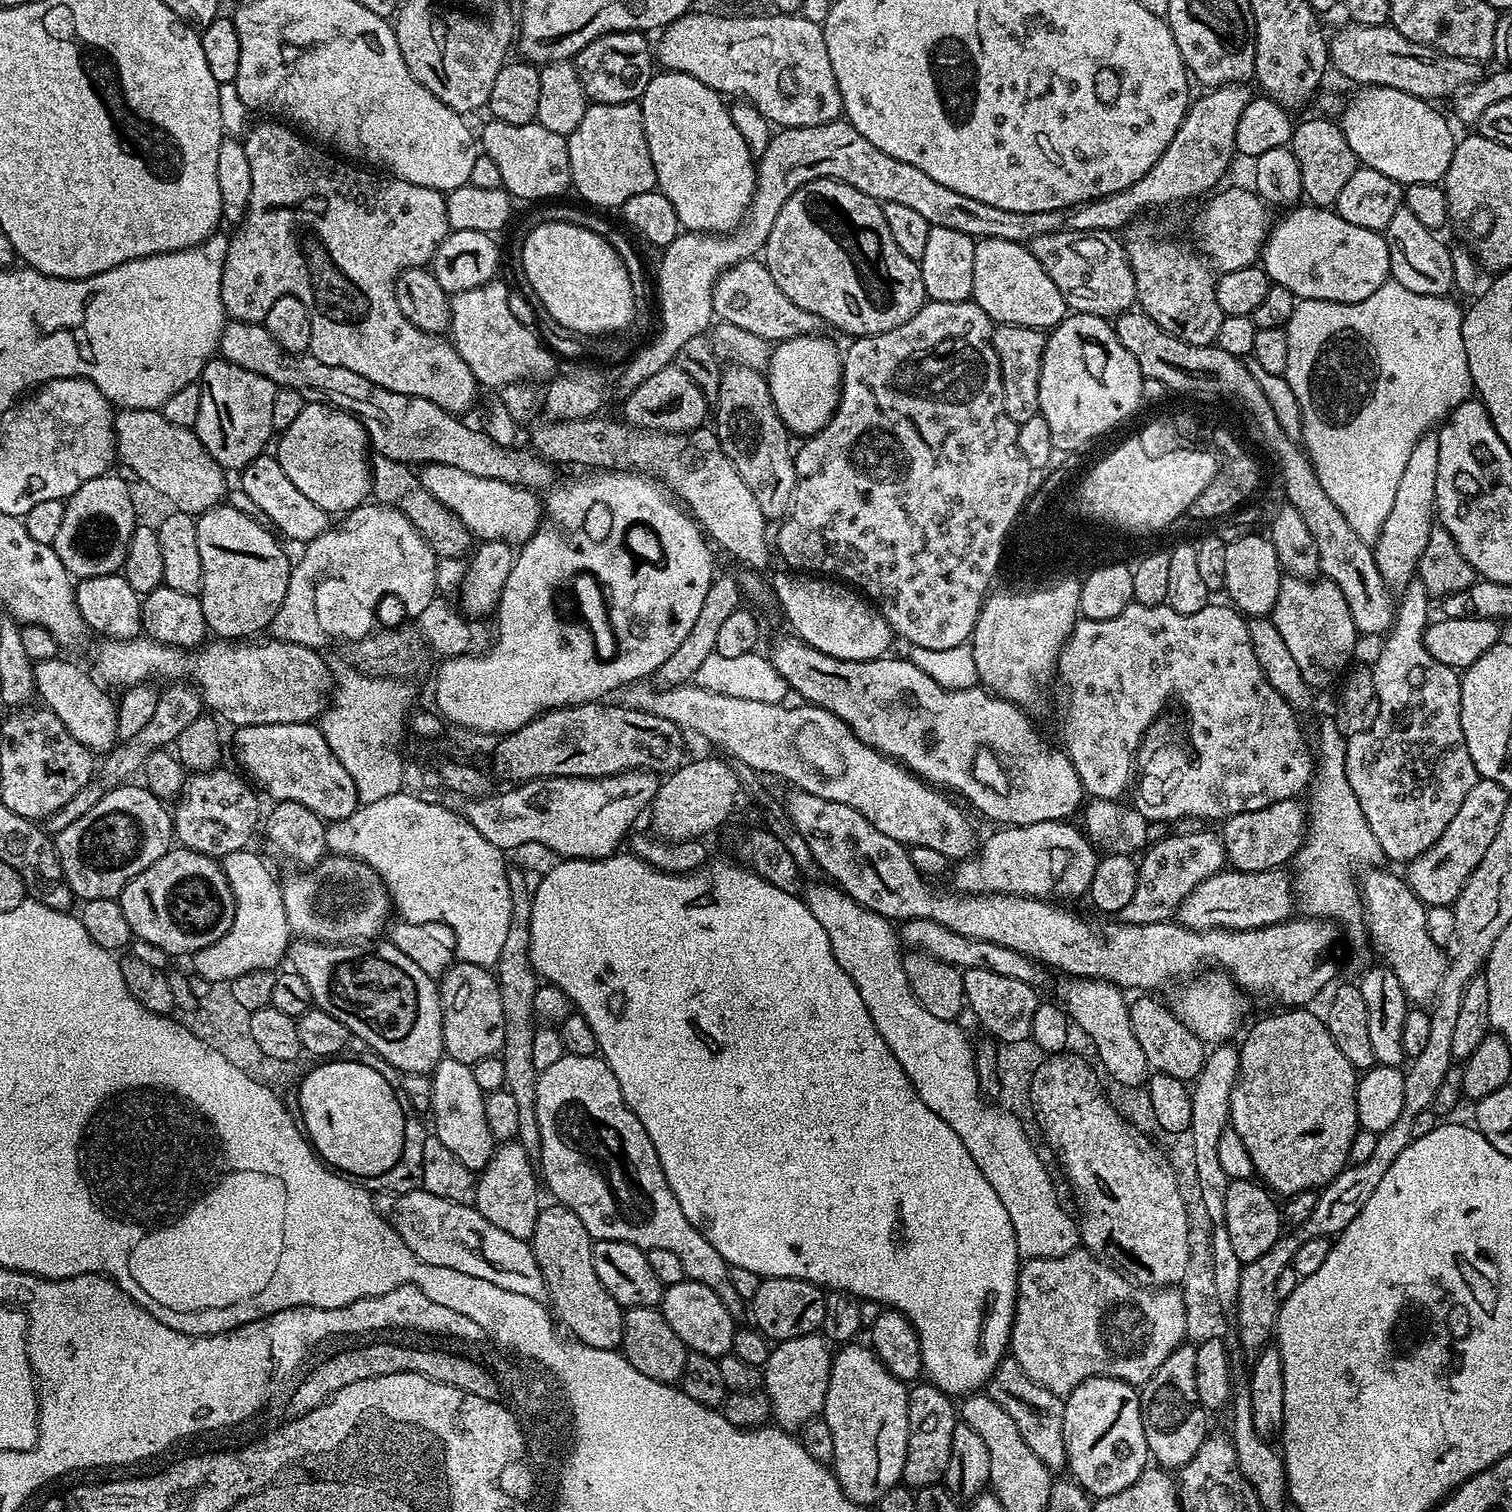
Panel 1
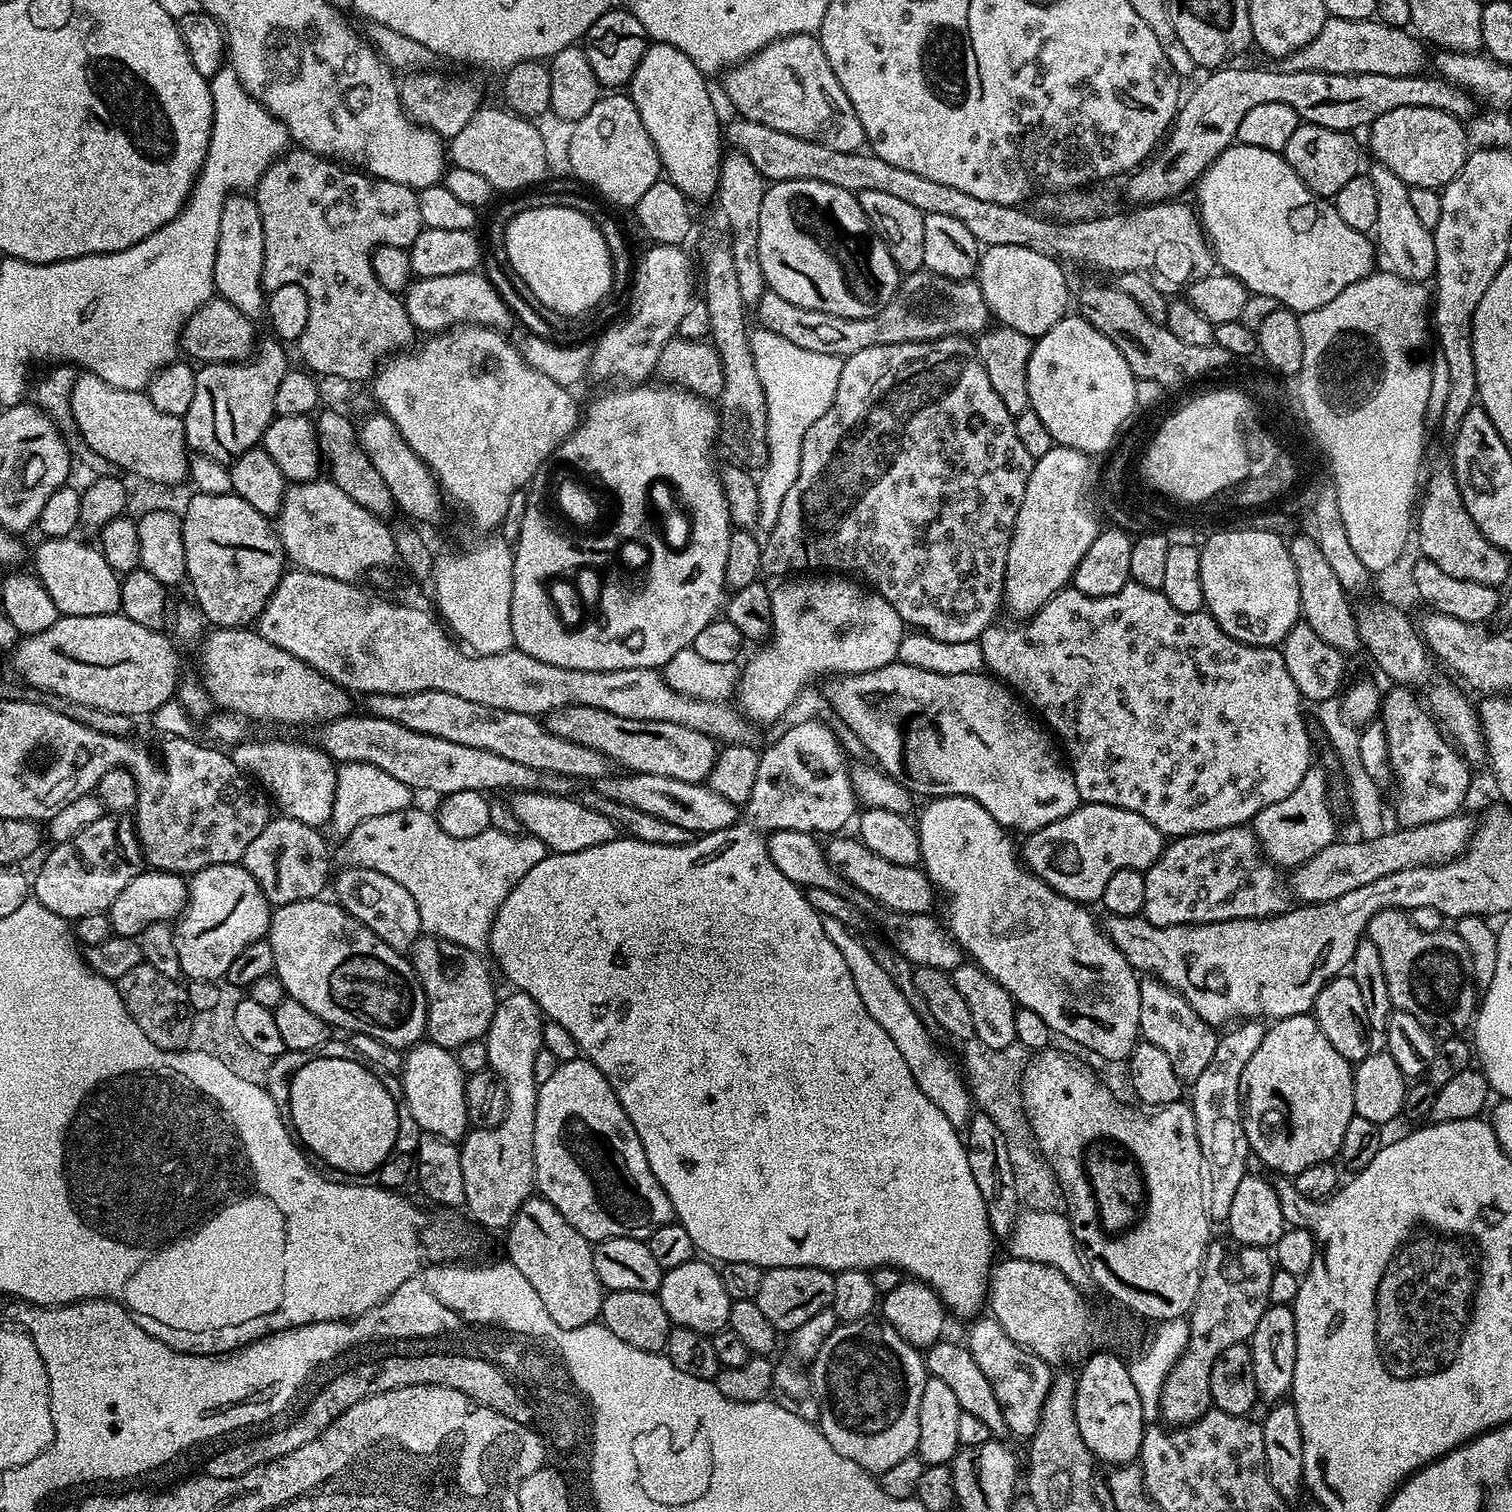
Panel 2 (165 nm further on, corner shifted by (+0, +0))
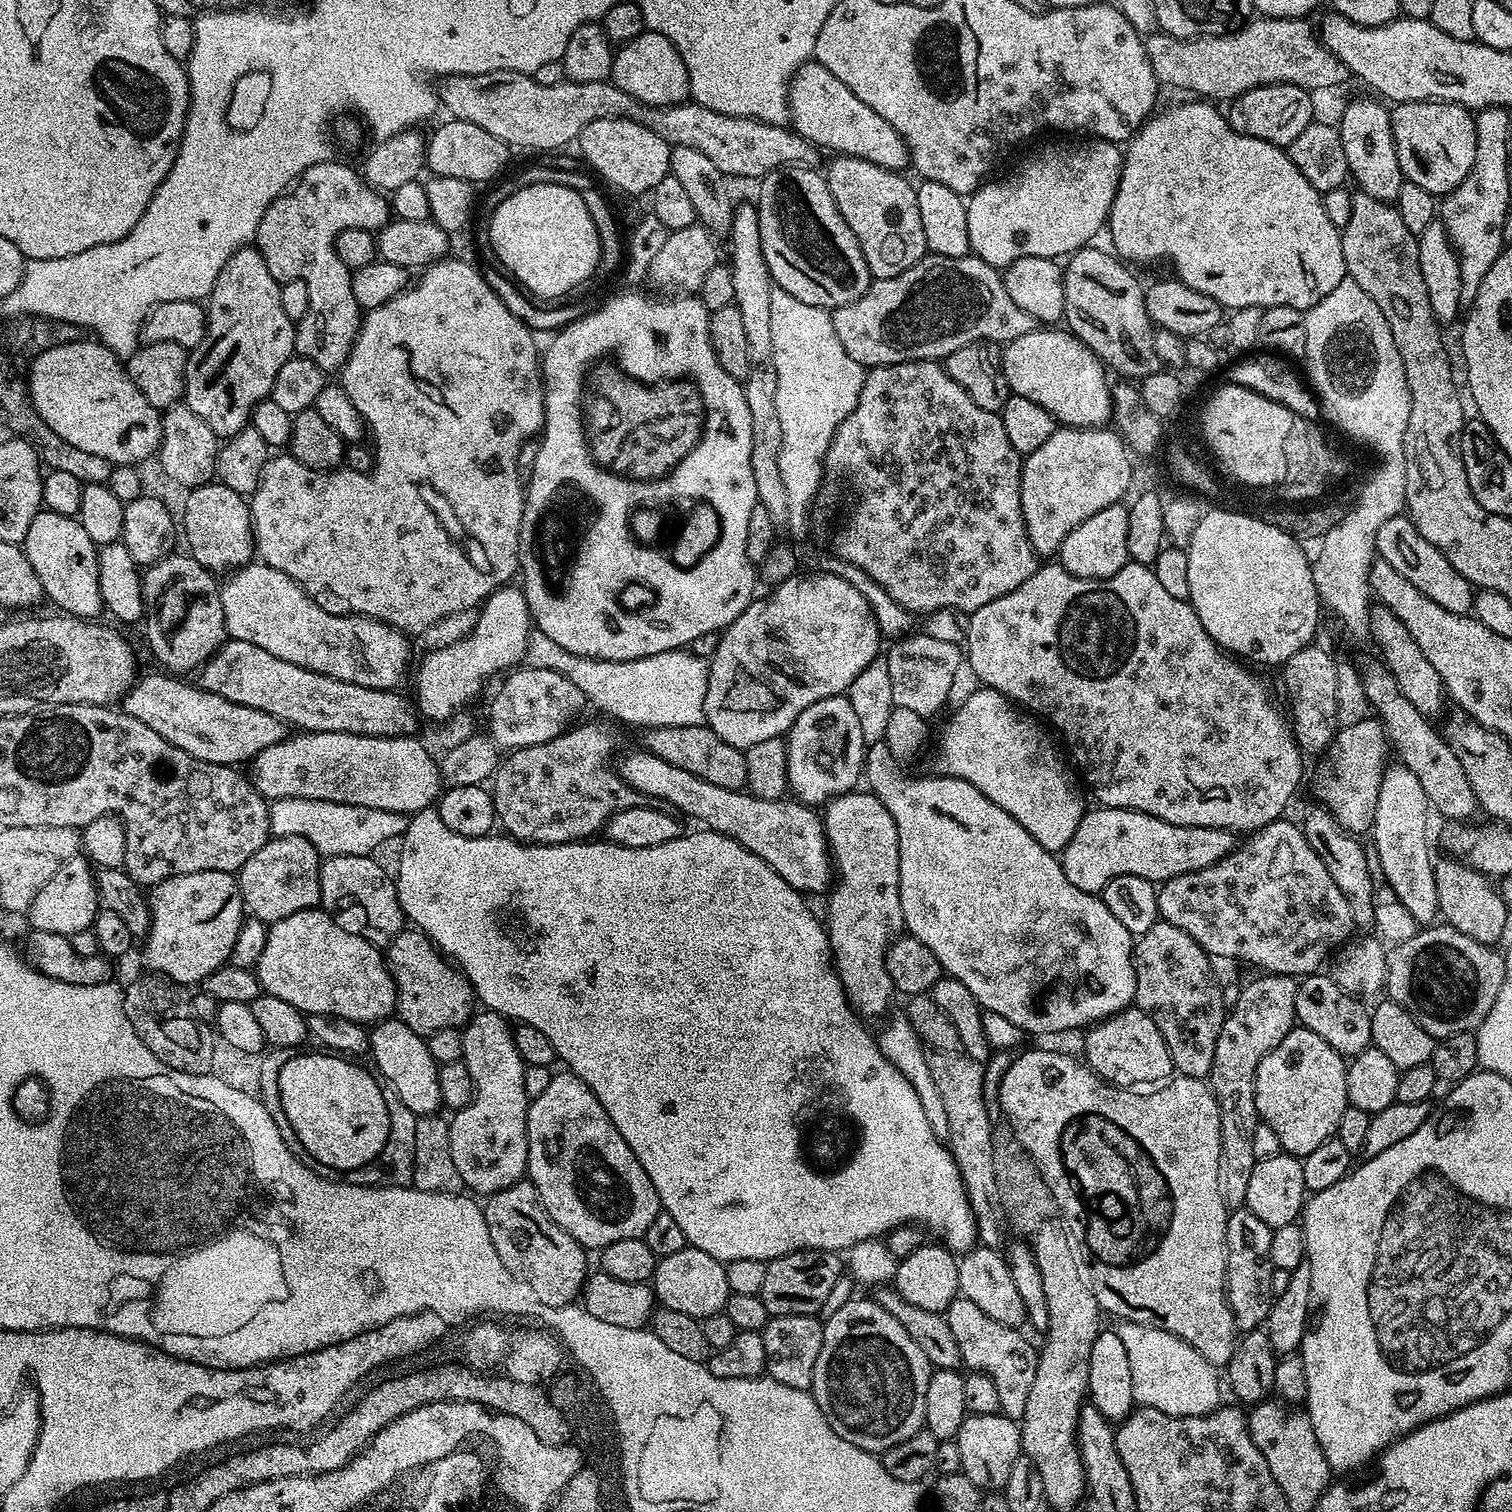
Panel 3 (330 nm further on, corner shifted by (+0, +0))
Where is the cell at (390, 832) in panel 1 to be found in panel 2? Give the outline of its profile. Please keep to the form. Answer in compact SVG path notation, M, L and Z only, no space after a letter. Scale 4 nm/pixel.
M415 807L398 810L394 814L380 814L378 818L368 818L339 843L340 856L345 865L378 870L378 874L386 874L386 878L394 878L398 886L406 886L406 890L410 890L418 906L421 929L427 935L439 936L441 940L449 940L478 953L485 951L492 923L495 922L504 899L508 895L509 899L517 891L520 879L533 863L537 855L536 848L538 849L535 839L511 836L491 827L474 838L453 838L446 834L446 830L442 830L433 813Z

